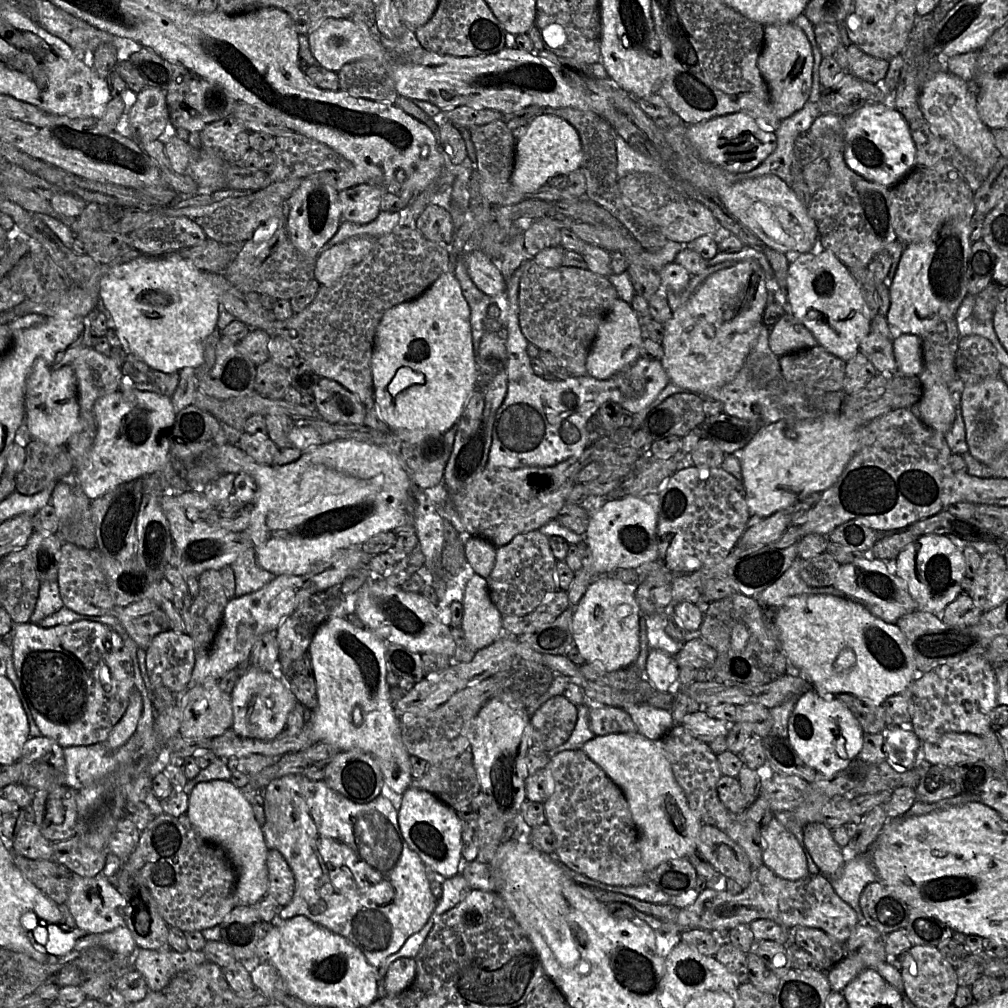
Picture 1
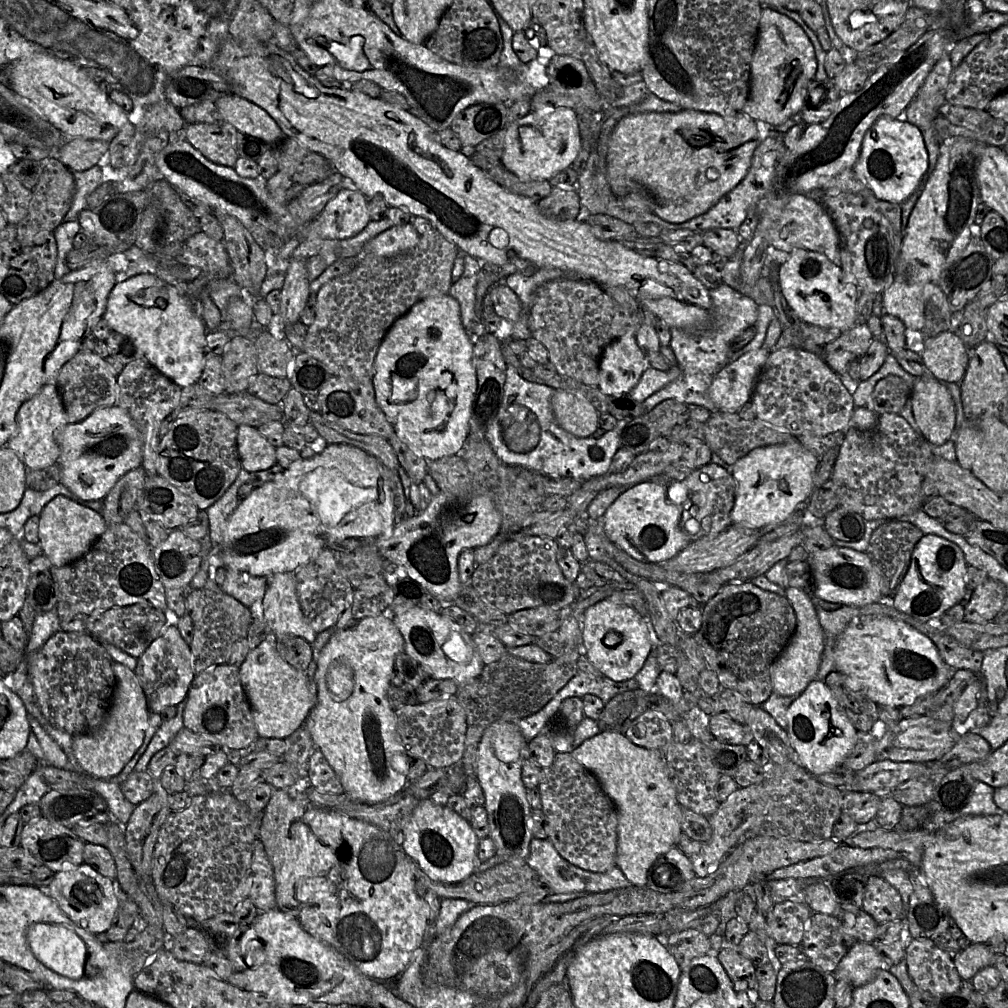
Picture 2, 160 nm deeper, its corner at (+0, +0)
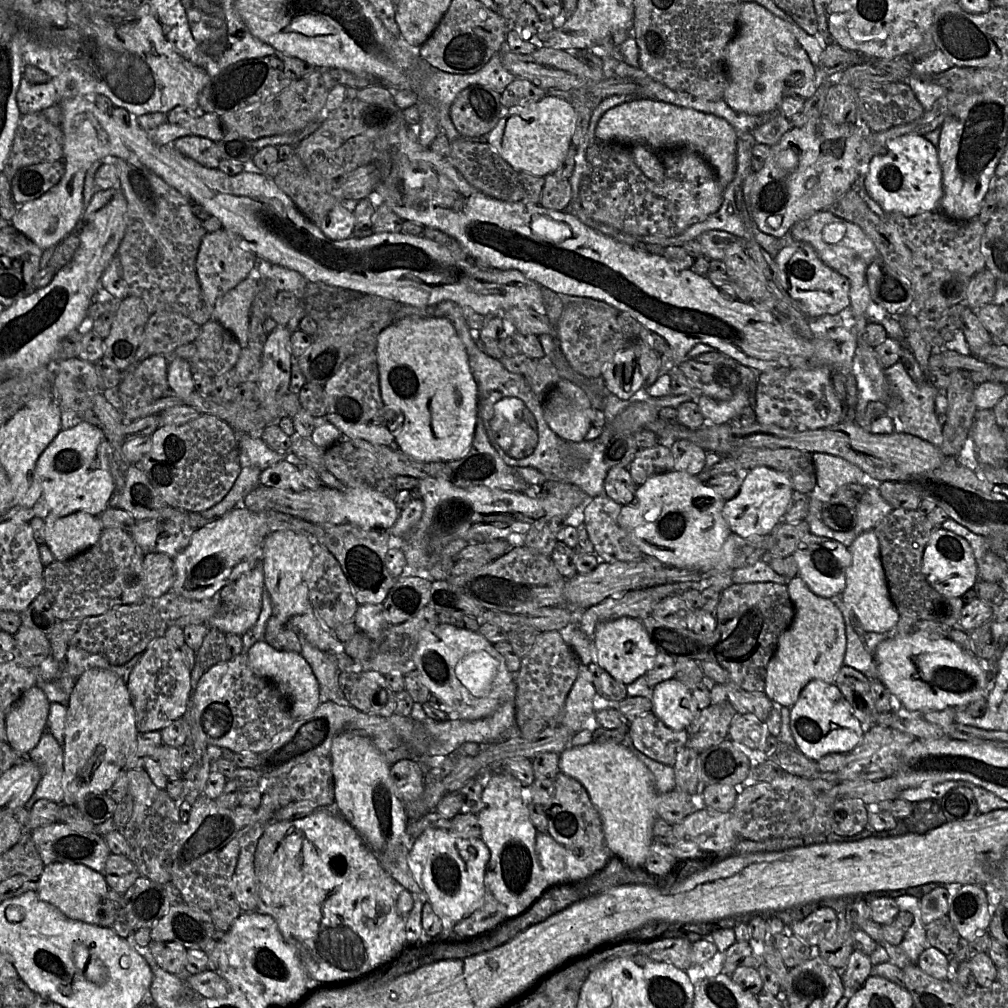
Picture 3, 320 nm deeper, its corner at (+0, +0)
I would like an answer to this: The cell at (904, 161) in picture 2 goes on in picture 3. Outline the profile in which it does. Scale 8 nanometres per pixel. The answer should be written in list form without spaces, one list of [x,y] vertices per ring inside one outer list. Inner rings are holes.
[[[903,135],[892,139],[882,153],[871,159],[863,186],[886,212],[915,216],[938,210],[943,182],[937,148],[924,135]]]

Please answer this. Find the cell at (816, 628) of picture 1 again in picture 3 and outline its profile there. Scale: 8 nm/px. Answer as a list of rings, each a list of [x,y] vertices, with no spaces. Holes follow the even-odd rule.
[[[910,631],[882,641],[875,650],[878,679],[909,710],[966,708],[987,696],[995,680],[995,662],[982,663],[948,637]]]

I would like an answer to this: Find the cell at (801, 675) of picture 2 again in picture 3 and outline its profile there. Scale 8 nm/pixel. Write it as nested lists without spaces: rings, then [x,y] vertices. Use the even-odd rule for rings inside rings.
[[[799,576],[787,581],[787,589],[794,607],[794,619],[778,638],[774,654],[767,666],[764,693],[772,702],[791,707],[811,680],[834,684],[839,670],[844,665],[846,636],[842,615],[830,599],[815,595]]]

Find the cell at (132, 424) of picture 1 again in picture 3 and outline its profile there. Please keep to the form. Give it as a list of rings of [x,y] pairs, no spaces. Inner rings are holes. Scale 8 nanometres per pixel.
[[[81,422],[61,430],[41,454],[35,468],[46,511],[59,517],[79,511],[99,516],[115,493],[110,458],[111,444],[98,427]]]

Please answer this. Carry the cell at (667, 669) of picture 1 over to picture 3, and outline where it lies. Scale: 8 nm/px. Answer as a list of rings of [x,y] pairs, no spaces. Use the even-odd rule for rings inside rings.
[[[674,677],[652,689],[651,701],[651,712],[675,731],[687,730],[700,712],[691,690]]]

